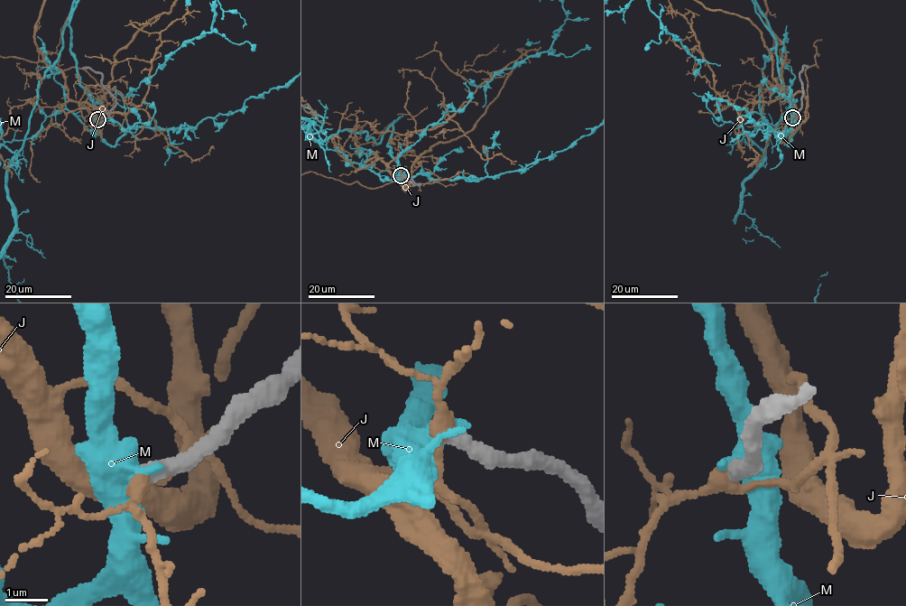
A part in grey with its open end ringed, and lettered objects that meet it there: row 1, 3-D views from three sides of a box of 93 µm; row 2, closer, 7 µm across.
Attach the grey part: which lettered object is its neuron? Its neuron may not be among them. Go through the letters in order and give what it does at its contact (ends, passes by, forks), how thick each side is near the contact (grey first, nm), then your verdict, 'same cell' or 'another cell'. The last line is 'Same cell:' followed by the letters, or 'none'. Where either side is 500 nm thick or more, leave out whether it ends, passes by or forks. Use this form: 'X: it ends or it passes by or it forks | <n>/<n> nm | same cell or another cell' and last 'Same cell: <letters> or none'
J: it passes by | 380/280 nm | another cell
M: it ends | 400/400 nm | another cell
Same cell: none

